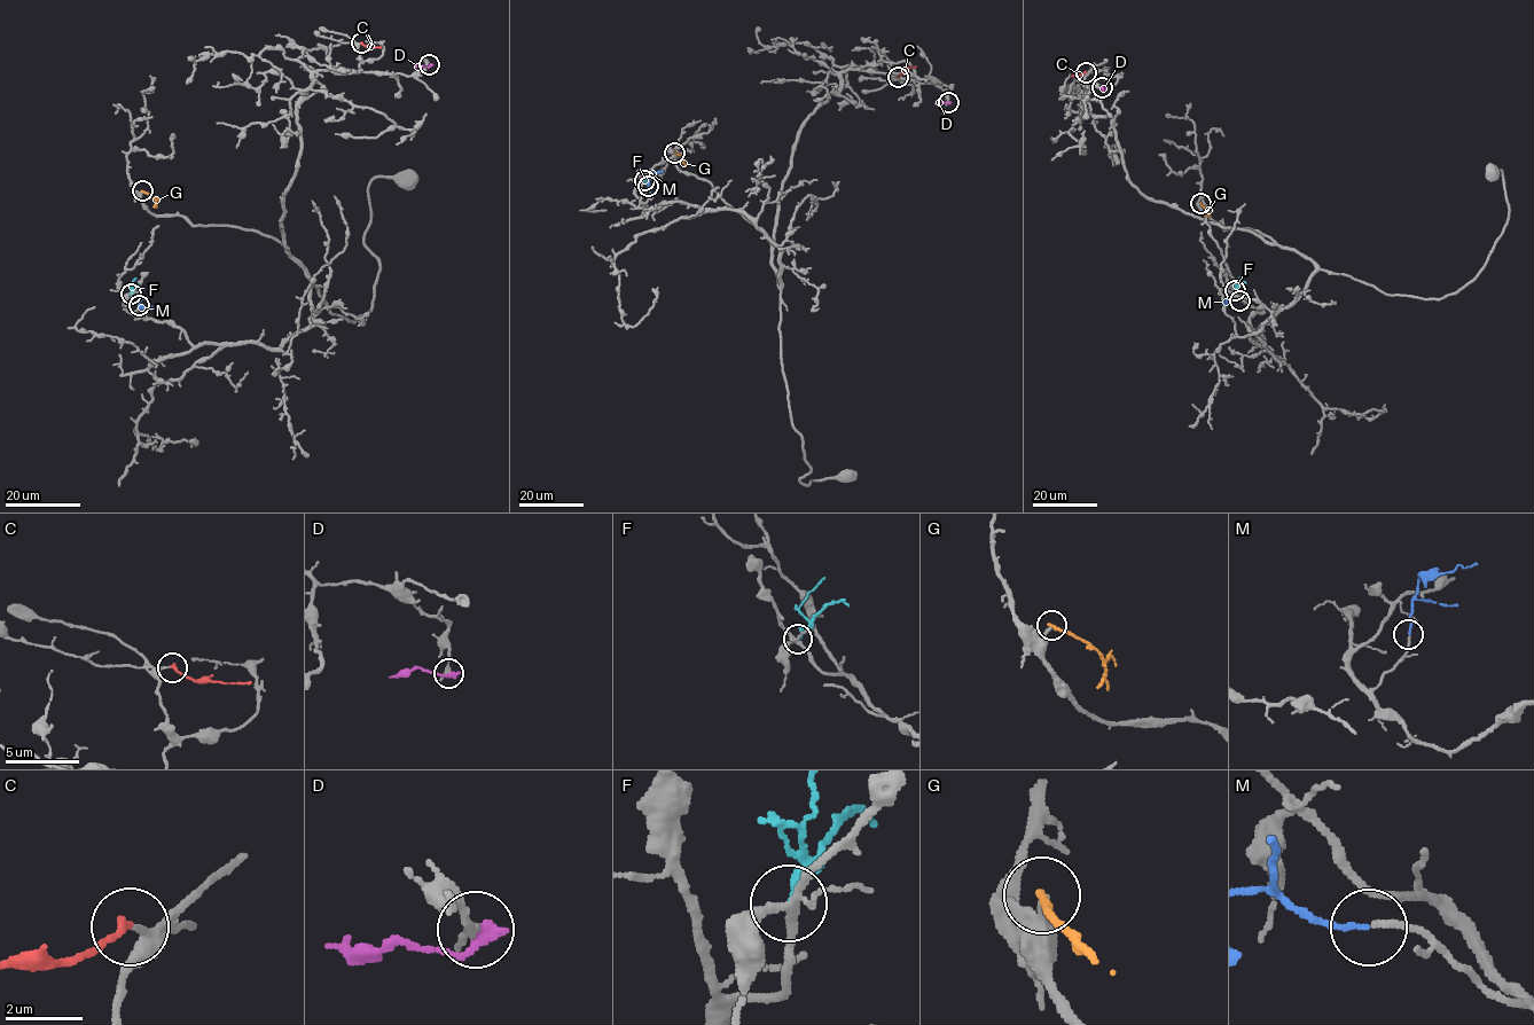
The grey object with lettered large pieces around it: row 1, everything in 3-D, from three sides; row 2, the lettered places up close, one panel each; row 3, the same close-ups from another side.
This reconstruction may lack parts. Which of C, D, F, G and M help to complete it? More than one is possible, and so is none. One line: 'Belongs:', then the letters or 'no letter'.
Belongs: C, M

